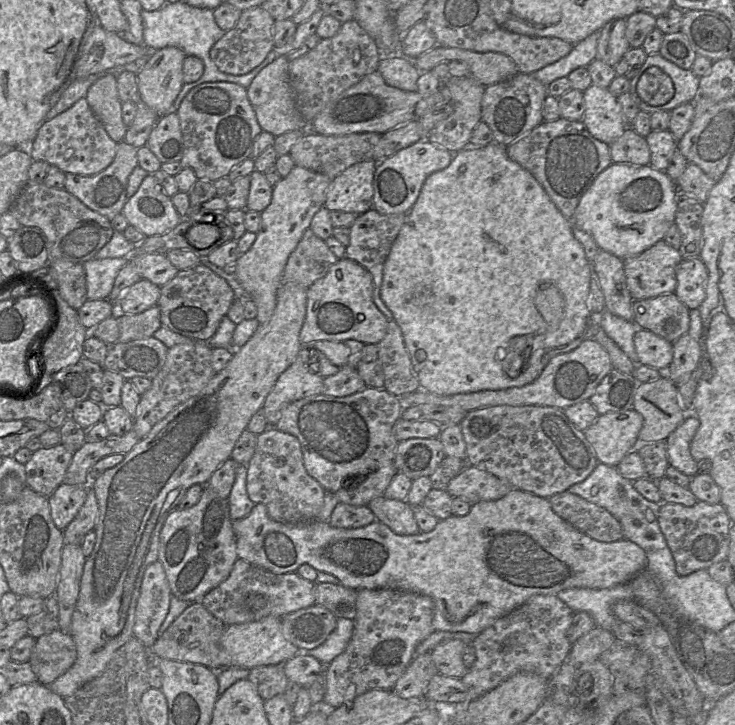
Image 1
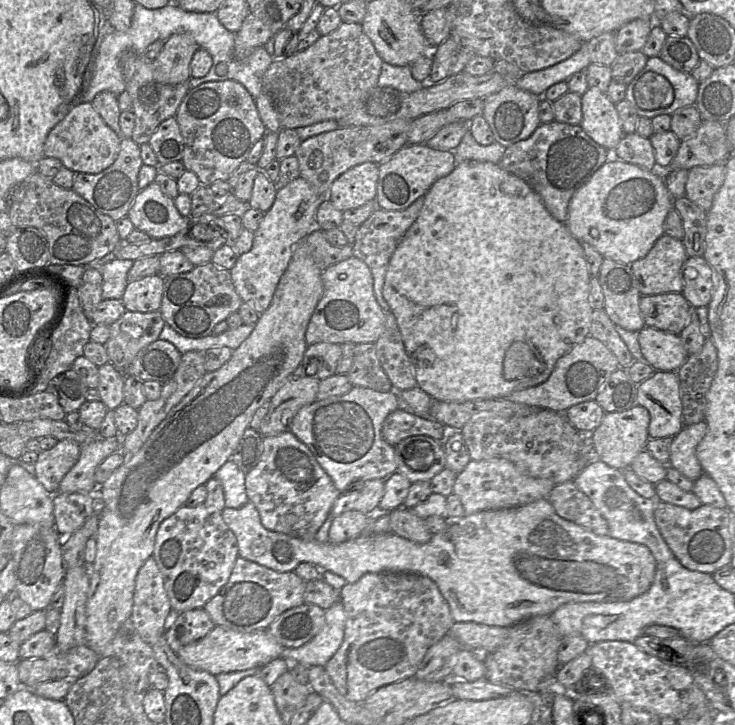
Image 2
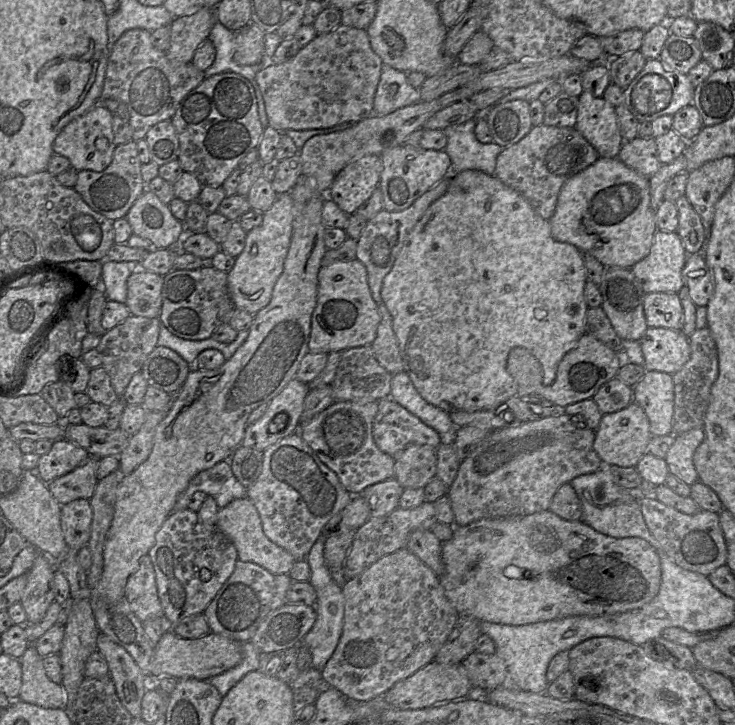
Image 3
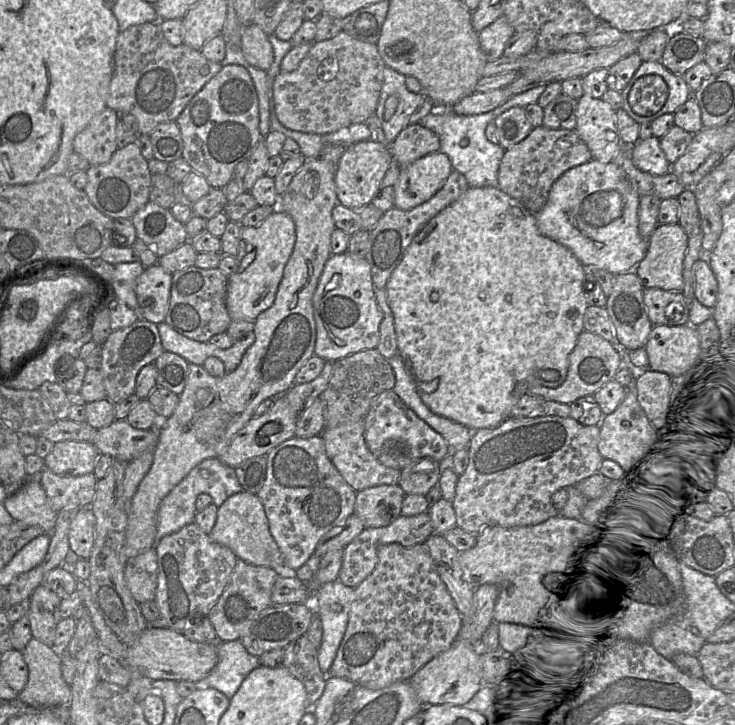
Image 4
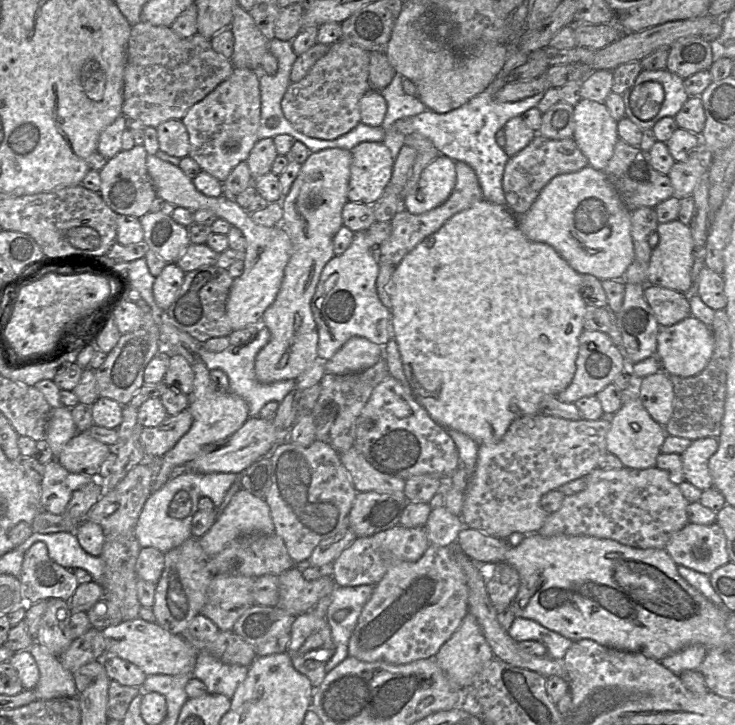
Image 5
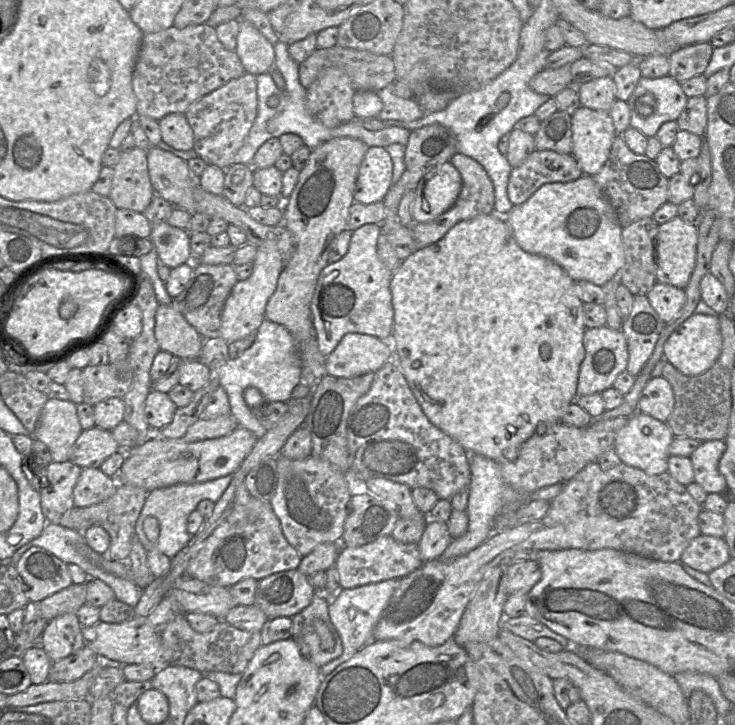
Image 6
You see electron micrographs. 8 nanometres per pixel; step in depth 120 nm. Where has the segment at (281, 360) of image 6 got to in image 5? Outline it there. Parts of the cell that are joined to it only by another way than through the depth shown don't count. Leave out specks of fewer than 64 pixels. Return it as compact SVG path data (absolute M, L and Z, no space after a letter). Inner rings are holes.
M260 325L256 337L240 348L229 347L219 353L208 351L204 346L200 348L200 356L209 371L220 369L227 374L230 392L246 401L250 417L259 417L259 412L268 402L277 402L280 404L286 395L296 388L295 380L282 380L270 384L264 384L257 380L254 368L255 359L261 349L269 342L270 336L268 328Z

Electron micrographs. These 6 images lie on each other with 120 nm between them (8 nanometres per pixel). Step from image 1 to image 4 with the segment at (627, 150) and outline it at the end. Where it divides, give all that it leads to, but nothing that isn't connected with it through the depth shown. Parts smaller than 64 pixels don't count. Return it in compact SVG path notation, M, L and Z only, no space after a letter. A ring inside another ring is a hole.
M654 136L638 140L631 147L631 159L635 167L652 175L662 176L671 171L671 163L667 160L660 139Z

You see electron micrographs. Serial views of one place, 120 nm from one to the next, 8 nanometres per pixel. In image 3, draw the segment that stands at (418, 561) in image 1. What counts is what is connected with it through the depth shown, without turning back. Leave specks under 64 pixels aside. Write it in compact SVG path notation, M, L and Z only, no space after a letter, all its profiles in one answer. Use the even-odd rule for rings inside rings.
M244 497L219 509L216 527L234 544L240 561L255 563L272 574L288 574L296 560L282 547L270 541L263 532L260 515L253 502ZM551 510L522 516L484 518L466 526L454 526L452 539L442 544L442 561L444 572L439 580L459 616L507 625L636 610L658 594L662 575L659 555L646 540L610 537L583 521L562 519Z

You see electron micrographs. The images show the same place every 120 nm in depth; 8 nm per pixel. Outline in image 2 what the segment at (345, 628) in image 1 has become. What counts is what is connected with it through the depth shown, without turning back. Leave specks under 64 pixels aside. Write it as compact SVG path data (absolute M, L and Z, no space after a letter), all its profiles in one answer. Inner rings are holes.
M339 600L325 610L325 624L317 635L298 648L285 648L280 658L307 667L325 667L343 642L345 625L346 613Z

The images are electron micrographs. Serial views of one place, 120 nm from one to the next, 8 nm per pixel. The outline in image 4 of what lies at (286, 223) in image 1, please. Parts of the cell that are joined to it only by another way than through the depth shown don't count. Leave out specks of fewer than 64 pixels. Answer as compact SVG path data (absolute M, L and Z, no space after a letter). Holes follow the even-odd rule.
M276 208L261 224L242 226L242 244L236 258L236 270L228 276L227 310L231 321L255 321L274 303L284 268L296 242L296 228L292 217Z

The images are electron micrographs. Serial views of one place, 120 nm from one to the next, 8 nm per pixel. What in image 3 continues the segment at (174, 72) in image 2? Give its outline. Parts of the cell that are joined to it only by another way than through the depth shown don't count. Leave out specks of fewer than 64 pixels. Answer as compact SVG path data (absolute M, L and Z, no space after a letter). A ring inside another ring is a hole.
M201 8L194 13L175 17L169 25L168 59L177 63L190 63L195 50L208 39L215 22L213 8Z

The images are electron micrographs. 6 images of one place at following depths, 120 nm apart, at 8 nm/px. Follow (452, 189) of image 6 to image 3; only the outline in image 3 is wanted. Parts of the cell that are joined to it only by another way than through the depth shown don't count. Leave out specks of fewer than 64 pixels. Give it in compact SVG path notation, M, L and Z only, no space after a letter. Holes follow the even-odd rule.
M401 144L383 152L381 159L383 171L379 188L383 194L383 209L387 211L405 210L438 182L452 175L451 158L444 149L422 149Z

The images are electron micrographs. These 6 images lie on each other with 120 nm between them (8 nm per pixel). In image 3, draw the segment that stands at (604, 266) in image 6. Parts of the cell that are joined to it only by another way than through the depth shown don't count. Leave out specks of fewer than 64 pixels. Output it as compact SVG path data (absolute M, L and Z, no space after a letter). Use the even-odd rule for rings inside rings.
M599 157L595 163L571 177L560 190L555 213L549 222L555 240L574 245L584 255L595 257L605 267L630 269L649 254L658 230L656 209L651 203L649 178L618 158Z

